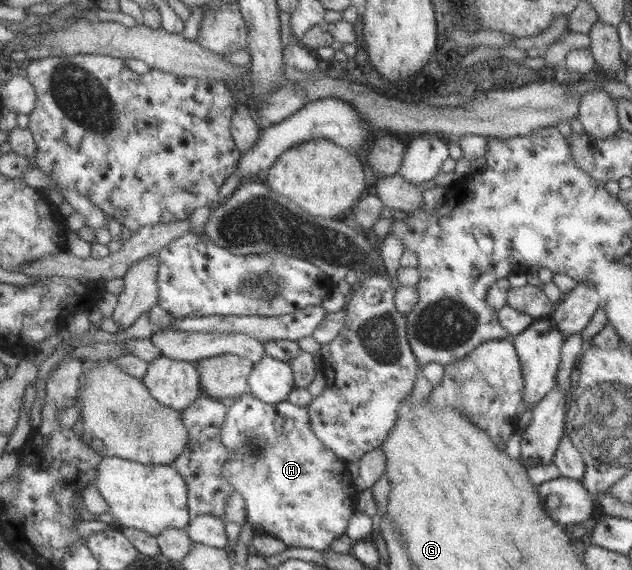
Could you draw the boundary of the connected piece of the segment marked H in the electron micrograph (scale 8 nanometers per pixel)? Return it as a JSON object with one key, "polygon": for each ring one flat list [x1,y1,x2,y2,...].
{"polygon":[[250,393,235,398,220,428,220,441,227,452,221,476,243,497,246,522,253,530,278,538,288,547,325,551,333,540,345,534,350,516,357,510,357,488,348,464,325,448,313,434,308,415,306,407,295,406,289,401,265,404]]}

